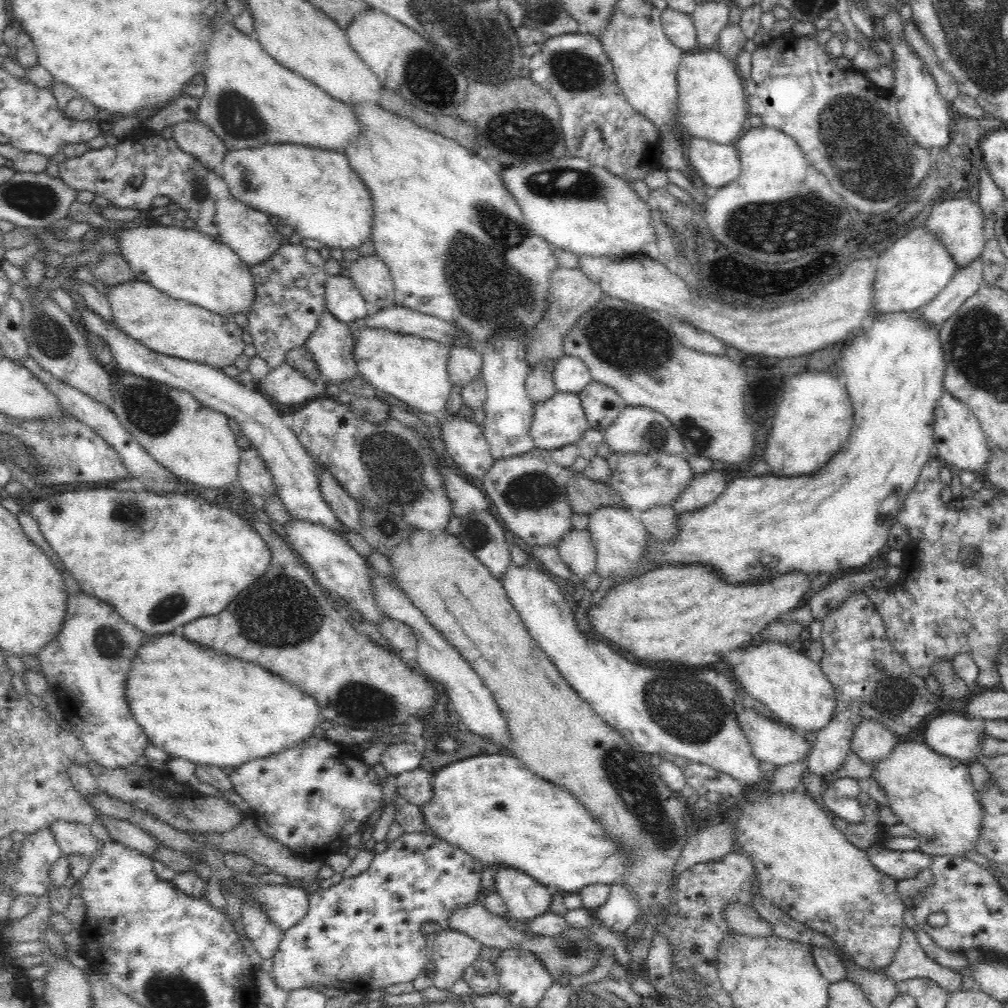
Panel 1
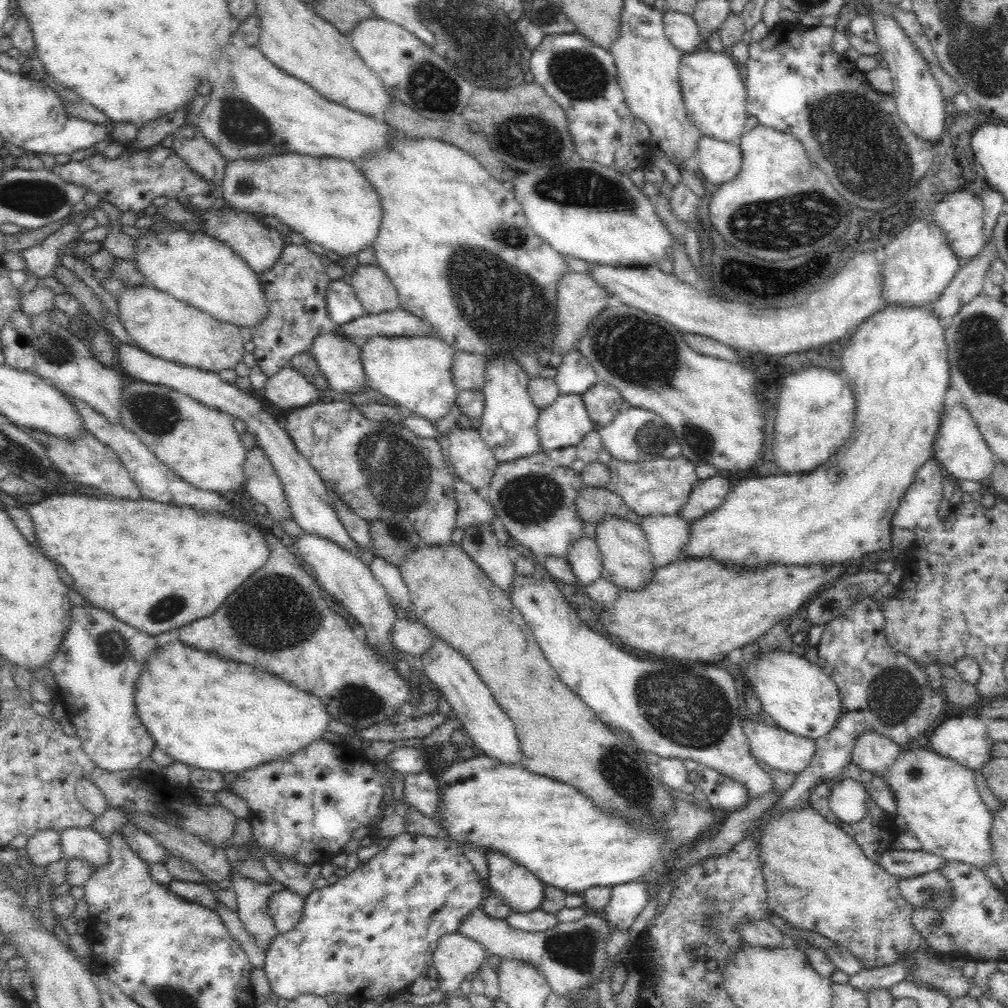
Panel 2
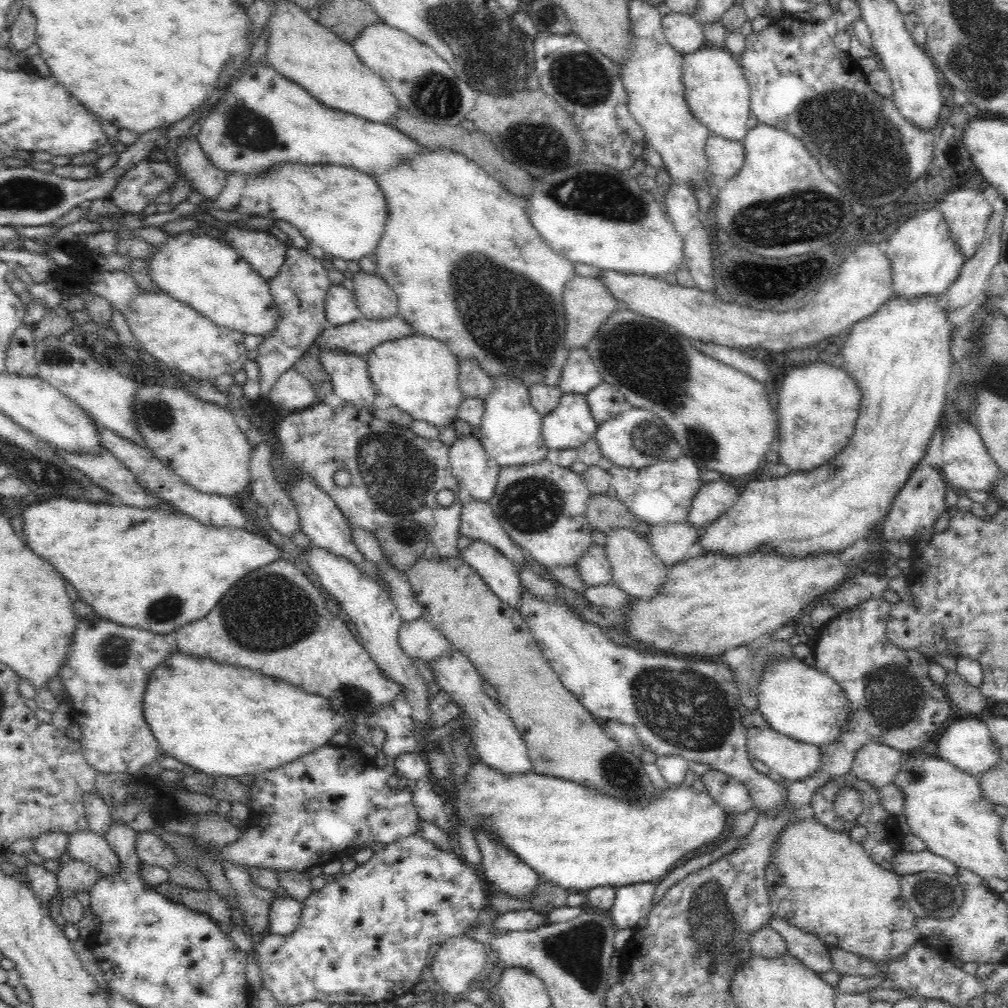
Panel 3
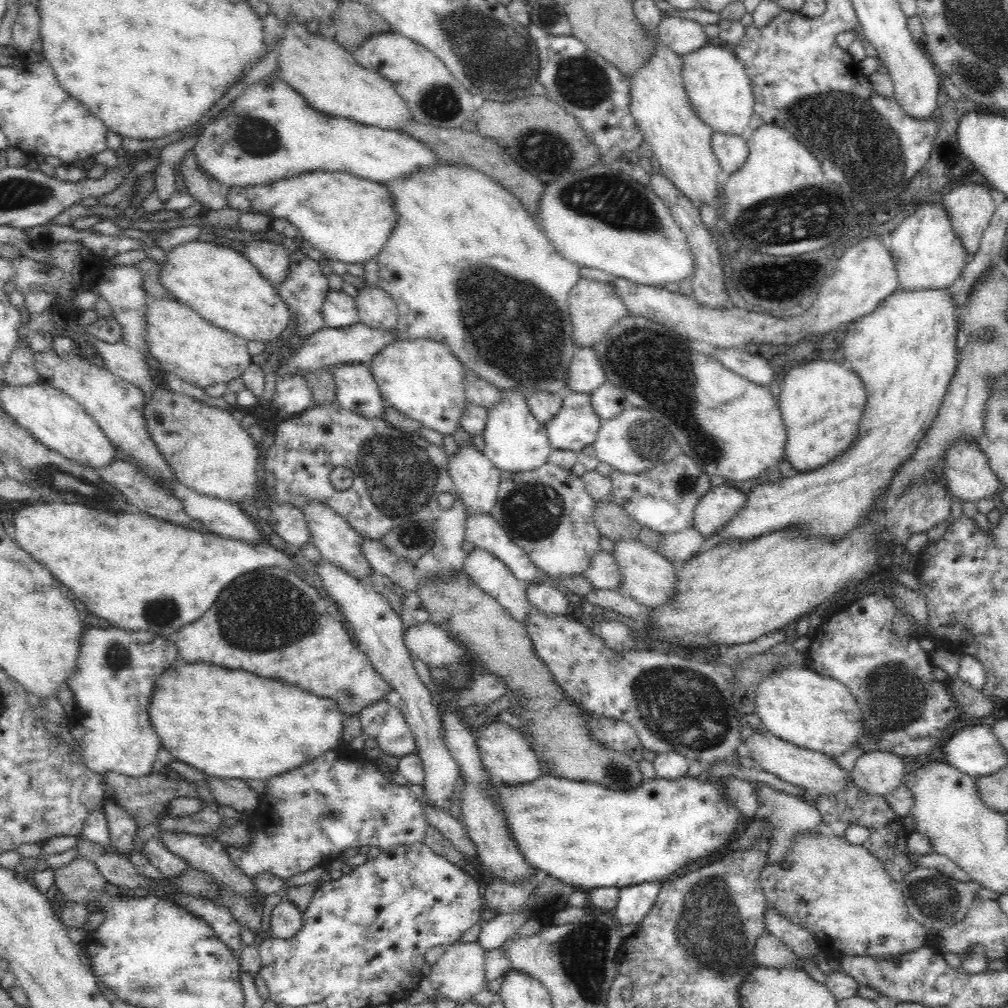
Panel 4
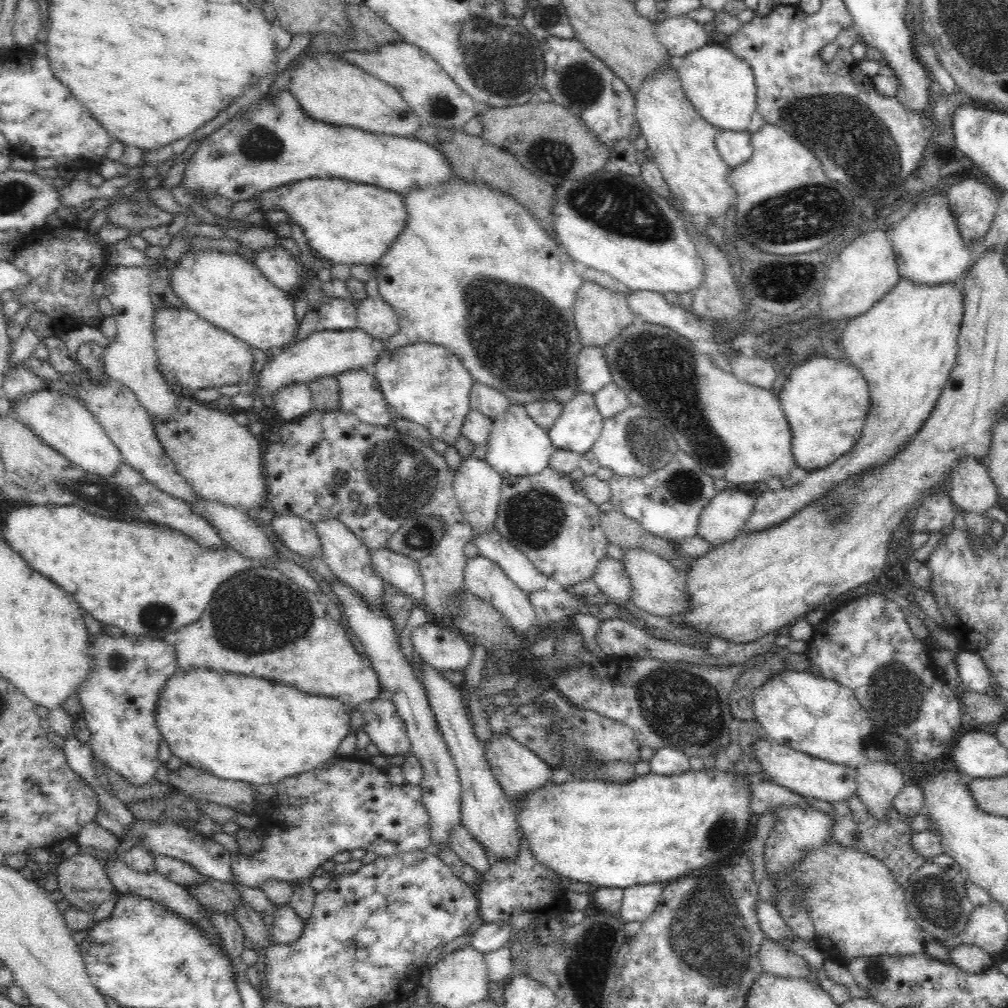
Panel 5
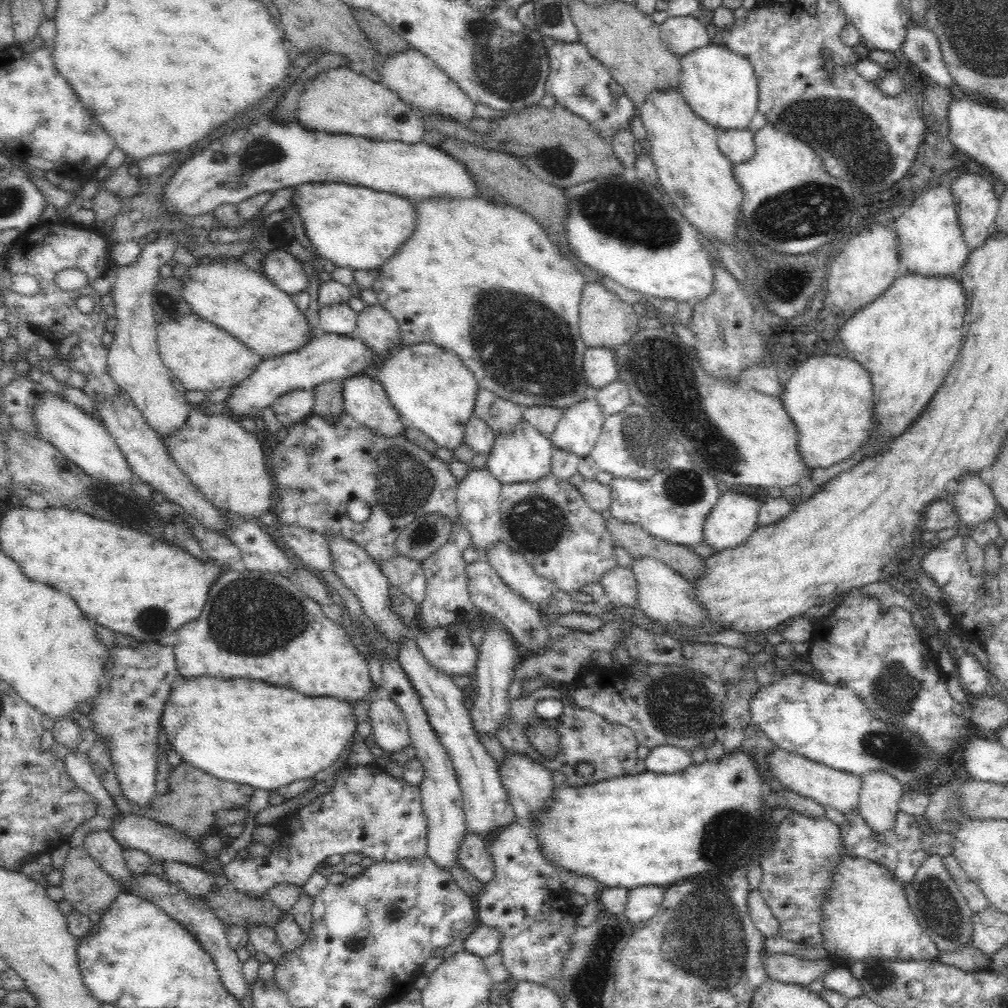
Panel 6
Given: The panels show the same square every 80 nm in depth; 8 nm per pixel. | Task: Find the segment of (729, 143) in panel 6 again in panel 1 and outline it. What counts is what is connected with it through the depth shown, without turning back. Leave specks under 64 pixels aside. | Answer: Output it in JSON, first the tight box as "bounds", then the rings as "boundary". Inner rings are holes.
{"bounds":[687,137,741,189],"boundary":[[[696,137],[689,140],[687,159],[707,186],[719,189],[738,178],[741,164],[734,144],[719,144],[714,140]]]}

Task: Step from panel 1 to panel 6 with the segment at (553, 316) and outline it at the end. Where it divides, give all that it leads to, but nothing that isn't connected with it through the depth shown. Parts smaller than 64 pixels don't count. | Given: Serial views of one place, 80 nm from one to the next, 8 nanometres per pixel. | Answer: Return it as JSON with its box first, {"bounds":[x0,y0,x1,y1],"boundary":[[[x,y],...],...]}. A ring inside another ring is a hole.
{"bounds":[579,282,639,348],"boundary":[[[587,282],[581,294],[581,306],[579,308],[579,328],[582,330],[582,338],[586,346],[590,348],[609,348],[624,344],[639,331],[639,316],[631,305],[626,304],[620,297],[601,283]]]}

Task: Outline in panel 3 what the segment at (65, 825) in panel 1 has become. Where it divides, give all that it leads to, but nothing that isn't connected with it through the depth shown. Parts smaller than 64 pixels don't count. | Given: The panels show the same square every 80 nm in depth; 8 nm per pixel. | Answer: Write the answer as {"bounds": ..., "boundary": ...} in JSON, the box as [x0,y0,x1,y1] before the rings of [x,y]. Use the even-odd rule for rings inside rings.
{"bounds":[67,829,121,876],"boundary":[[[88,829],[68,834],[67,852],[72,859],[87,862],[102,876],[117,875],[121,869],[118,855],[108,845],[105,836],[97,836]]]}

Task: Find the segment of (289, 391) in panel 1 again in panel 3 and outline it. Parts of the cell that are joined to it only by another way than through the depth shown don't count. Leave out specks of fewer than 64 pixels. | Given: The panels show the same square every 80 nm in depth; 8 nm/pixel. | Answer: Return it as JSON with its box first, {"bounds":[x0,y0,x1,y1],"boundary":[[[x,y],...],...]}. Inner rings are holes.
{"bounds":[269,368,317,413],"boundary":[[[294,368],[288,369],[277,378],[269,397],[269,400],[280,406],[283,413],[306,409],[317,403],[312,385]]]}

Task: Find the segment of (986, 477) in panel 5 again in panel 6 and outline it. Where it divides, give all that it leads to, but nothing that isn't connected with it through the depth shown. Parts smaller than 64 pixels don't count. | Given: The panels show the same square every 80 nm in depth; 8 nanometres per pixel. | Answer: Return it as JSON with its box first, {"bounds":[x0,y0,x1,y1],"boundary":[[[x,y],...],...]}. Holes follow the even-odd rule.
{"bounds":[953,475,998,534],"boundary":[[[962,475],[953,497],[962,533],[969,534],[974,527],[994,519],[998,512],[994,493],[990,486],[982,483],[980,475]]]}

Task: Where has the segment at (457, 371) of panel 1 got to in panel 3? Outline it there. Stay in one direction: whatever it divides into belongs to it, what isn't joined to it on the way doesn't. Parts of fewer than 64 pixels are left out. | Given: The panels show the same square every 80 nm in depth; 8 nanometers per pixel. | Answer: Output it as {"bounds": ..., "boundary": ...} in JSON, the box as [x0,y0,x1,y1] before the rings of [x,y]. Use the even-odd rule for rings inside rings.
{"bounds":[458,359,492,402],"boundary":[[[459,359],[459,362],[458,380],[463,396],[480,398],[485,402],[492,390],[492,379],[479,368],[478,362],[471,362],[468,359]]]}

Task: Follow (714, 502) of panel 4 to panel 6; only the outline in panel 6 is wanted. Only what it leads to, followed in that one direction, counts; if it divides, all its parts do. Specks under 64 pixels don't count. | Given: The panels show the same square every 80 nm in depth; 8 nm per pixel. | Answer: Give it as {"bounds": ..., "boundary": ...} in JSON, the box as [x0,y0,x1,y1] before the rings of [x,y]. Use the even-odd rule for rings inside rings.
{"bounds":[703,491,759,552],"boundary":[[[726,491],[719,496],[703,526],[705,543],[715,552],[737,547],[757,530],[759,504],[757,498]]]}

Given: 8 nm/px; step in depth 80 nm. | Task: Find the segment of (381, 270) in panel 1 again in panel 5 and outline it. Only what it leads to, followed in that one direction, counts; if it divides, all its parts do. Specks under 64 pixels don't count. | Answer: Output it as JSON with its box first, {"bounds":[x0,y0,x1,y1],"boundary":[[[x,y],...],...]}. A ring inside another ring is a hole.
{"bounds":[357,295,398,342],"boundary":[[[378,295],[359,301],[357,306],[357,326],[366,335],[387,342],[398,332],[398,315],[386,301],[382,301]]]}

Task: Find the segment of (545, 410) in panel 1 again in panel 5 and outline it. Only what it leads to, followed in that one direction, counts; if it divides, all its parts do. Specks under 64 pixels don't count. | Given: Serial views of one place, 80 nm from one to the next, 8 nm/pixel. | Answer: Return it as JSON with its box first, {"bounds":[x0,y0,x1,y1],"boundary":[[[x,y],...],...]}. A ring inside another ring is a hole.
{"bounds":[547,392,604,455],"boundary":[[[580,392],[563,404],[561,415],[547,433],[555,448],[581,455],[591,450],[602,430],[604,419],[594,395]]]}

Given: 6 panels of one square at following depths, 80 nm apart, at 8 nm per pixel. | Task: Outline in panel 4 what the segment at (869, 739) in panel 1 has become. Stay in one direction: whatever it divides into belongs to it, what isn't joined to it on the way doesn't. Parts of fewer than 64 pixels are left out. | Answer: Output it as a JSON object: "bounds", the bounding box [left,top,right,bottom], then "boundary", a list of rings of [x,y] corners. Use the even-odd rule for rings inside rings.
{"bounds":[852,749,904,798],"boundary":[[[875,749],[857,758],[852,770],[852,782],[866,795],[886,798],[903,784],[904,758]]]}

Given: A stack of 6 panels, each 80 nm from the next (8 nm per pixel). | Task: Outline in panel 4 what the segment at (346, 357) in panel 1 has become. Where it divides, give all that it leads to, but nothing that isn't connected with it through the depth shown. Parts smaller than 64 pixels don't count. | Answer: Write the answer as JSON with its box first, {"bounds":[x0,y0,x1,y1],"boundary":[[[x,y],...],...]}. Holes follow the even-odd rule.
{"bounds":[331,364,387,419],"boundary":[[[344,364],[331,370],[336,385],[336,402],[366,419],[383,419],[387,408],[379,386],[367,364]]]}

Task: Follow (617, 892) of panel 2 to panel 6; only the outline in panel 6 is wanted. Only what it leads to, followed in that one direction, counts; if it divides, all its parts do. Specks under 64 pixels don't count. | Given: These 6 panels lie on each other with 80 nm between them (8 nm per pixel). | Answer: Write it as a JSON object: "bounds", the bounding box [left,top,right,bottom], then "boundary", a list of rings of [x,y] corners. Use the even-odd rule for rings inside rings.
{"bounds":[622,886,666,923],"boundary":[[[641,886],[629,889],[628,900],[622,916],[631,923],[648,922],[660,908],[666,887]]]}

